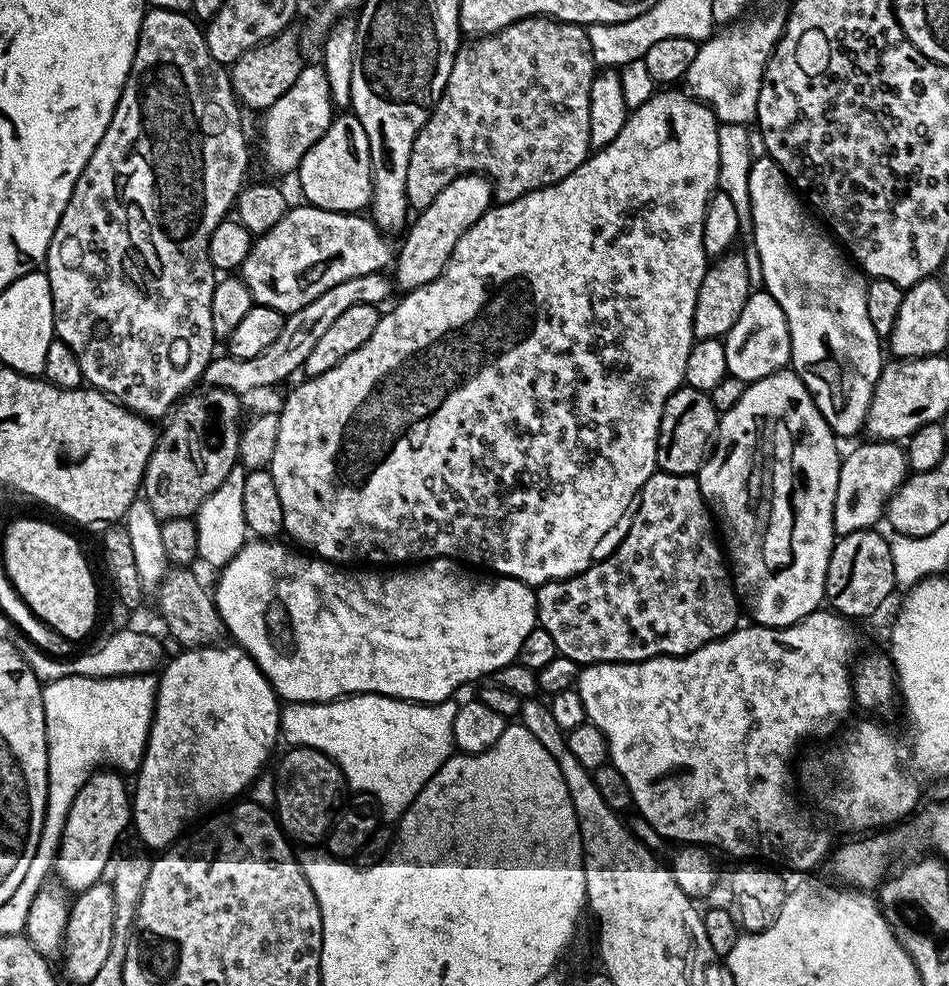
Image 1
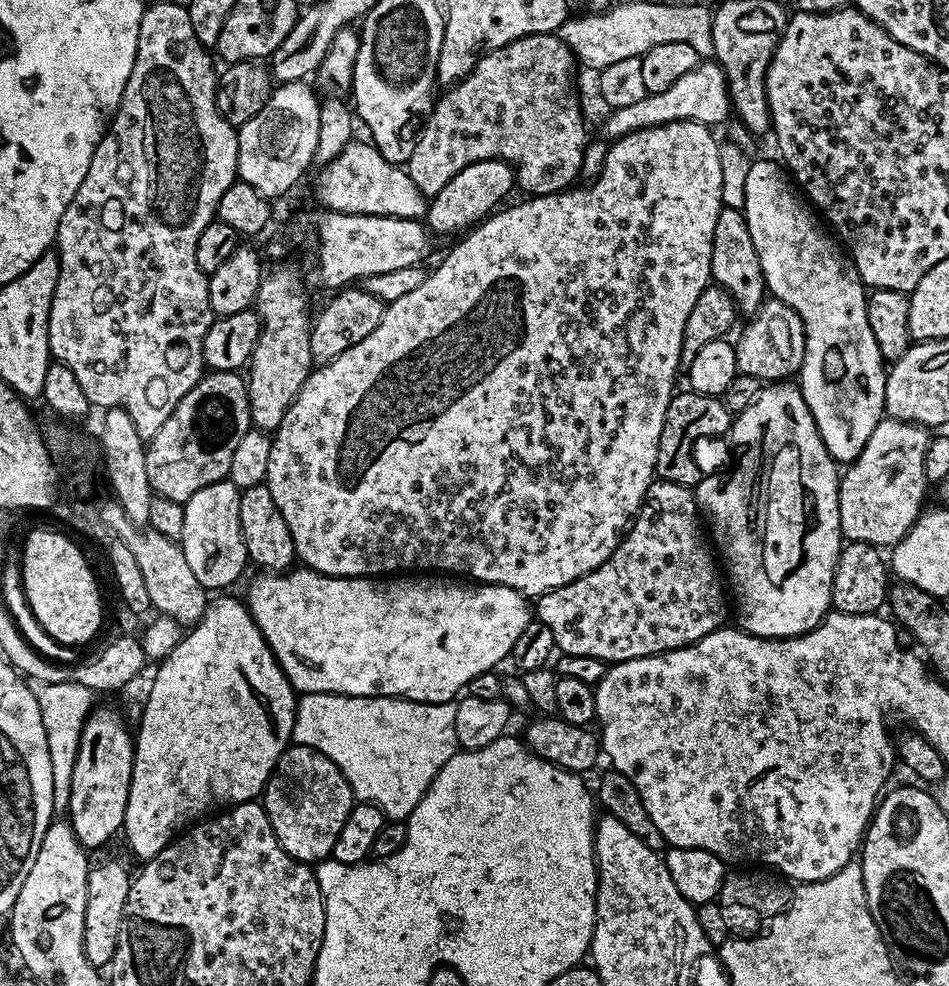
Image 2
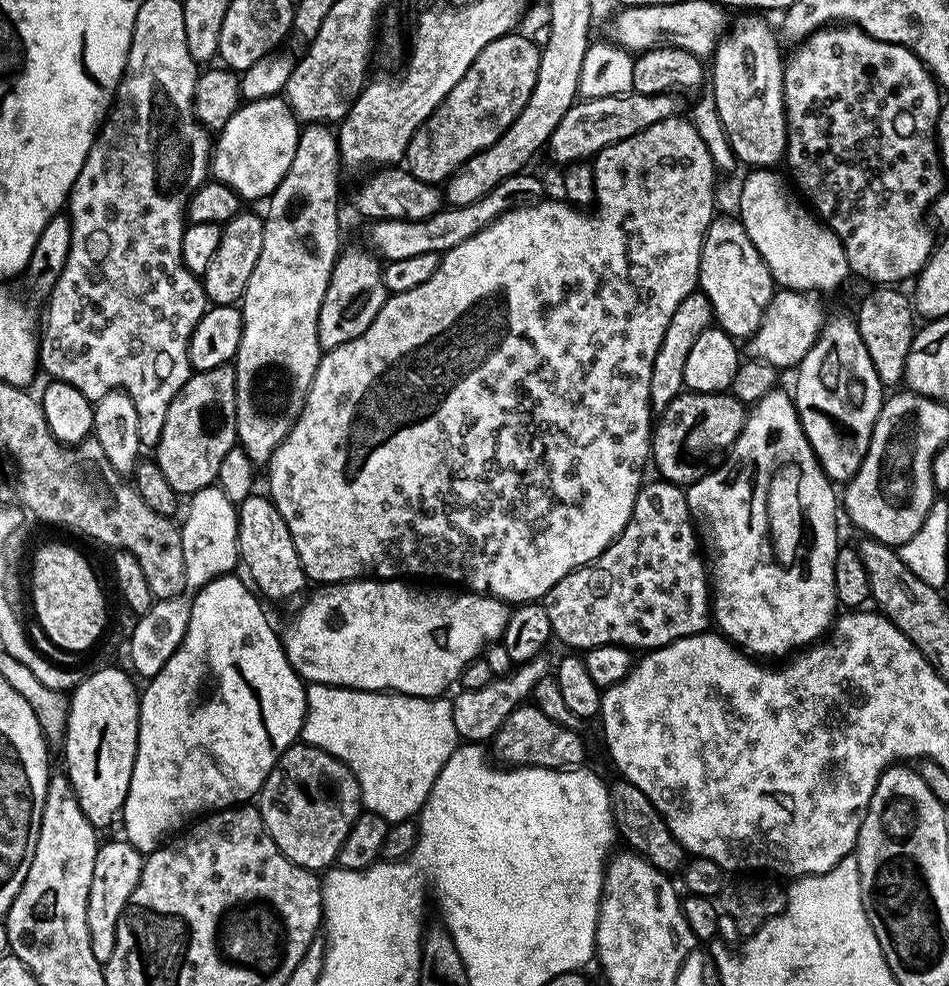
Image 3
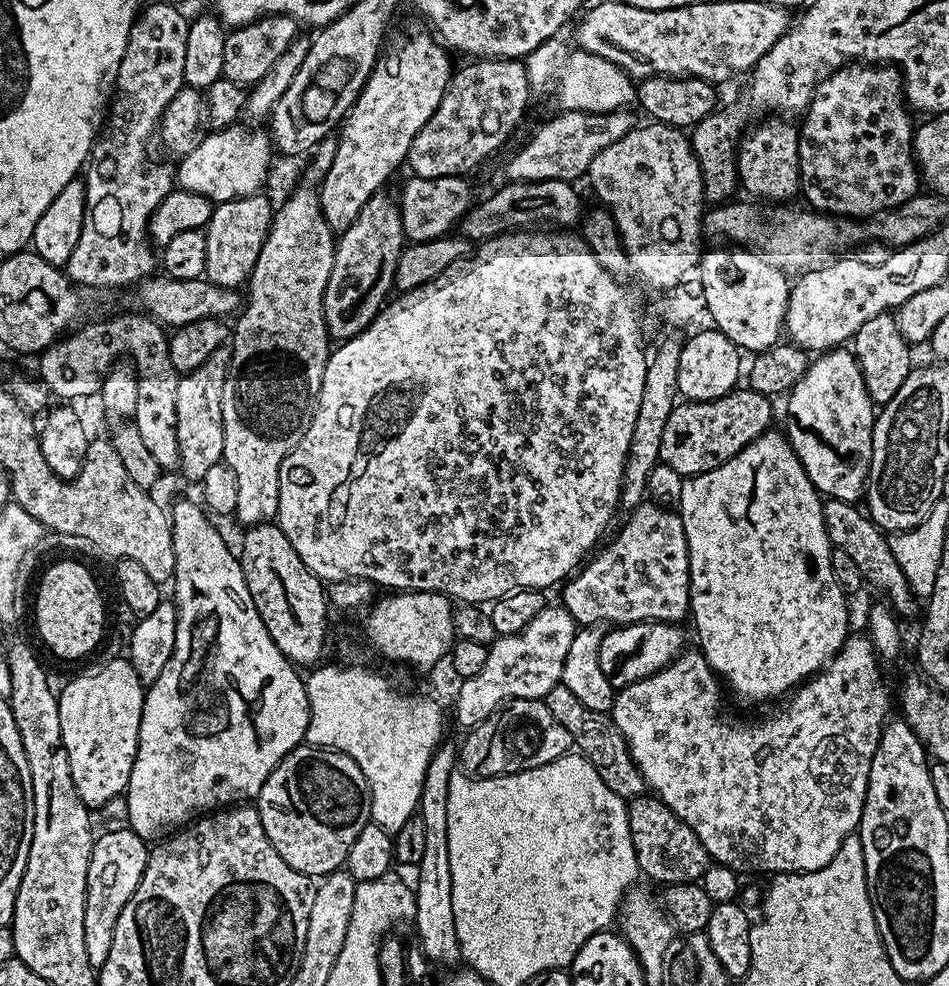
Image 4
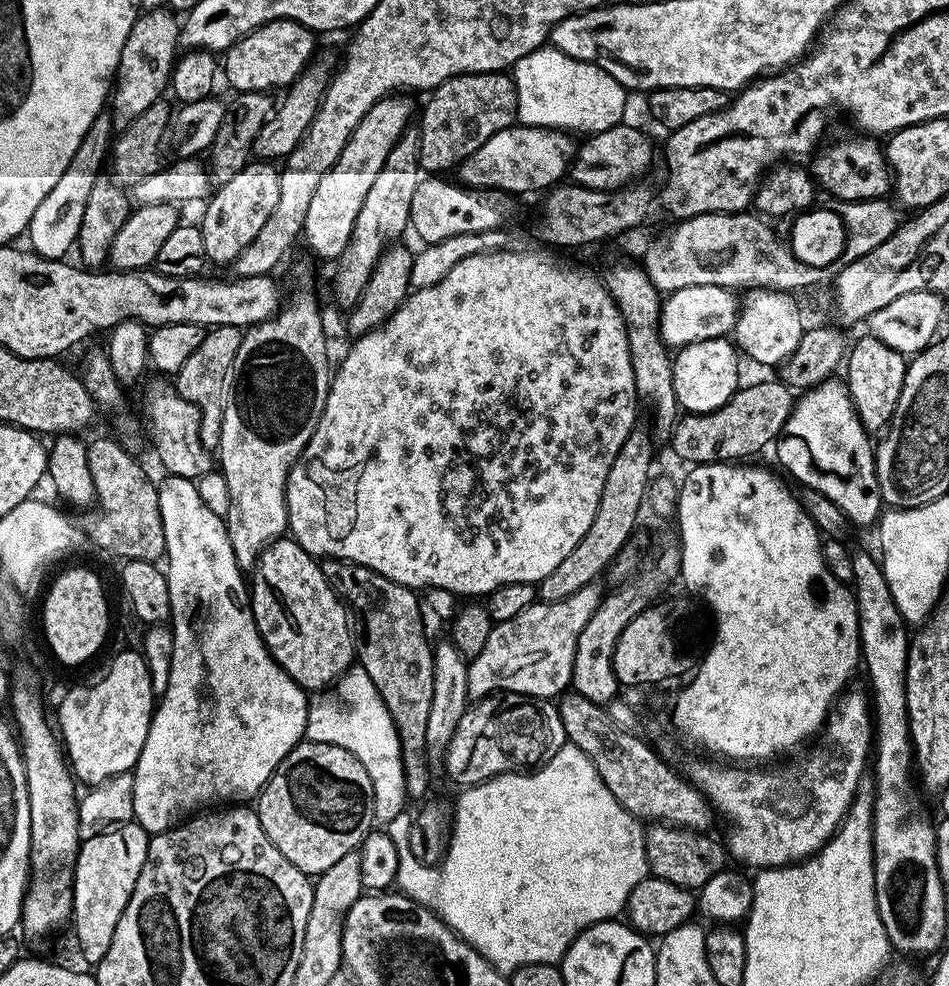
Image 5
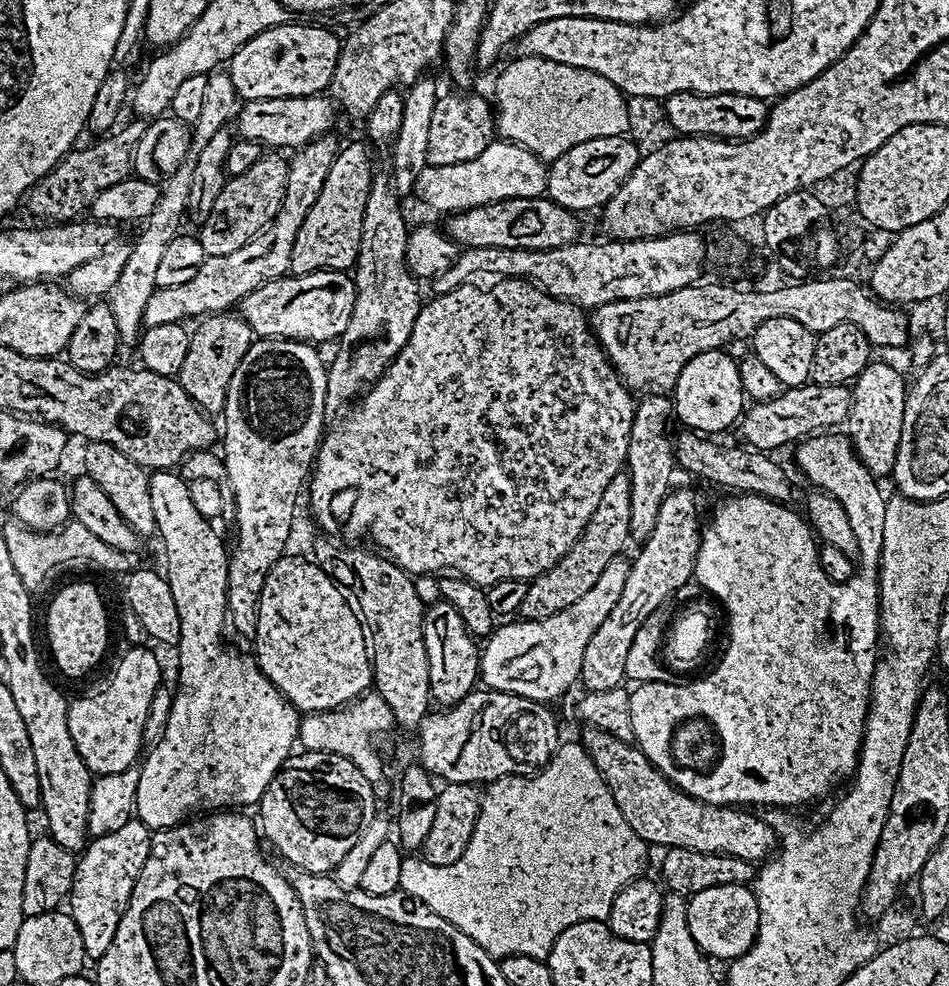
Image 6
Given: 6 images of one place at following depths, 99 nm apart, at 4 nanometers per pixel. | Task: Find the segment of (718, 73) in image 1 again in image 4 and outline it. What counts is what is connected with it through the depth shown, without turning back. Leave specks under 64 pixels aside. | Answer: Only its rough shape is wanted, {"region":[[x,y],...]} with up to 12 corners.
{"region":[[558,112],[510,158],[511,181],[576,181],[636,126]]}

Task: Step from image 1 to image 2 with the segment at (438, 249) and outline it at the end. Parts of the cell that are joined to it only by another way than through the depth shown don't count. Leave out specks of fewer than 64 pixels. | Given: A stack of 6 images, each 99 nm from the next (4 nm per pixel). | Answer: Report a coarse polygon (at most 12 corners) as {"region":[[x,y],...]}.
{"region":[[504,160],[474,162],[431,197],[438,236],[483,221],[511,188]]}

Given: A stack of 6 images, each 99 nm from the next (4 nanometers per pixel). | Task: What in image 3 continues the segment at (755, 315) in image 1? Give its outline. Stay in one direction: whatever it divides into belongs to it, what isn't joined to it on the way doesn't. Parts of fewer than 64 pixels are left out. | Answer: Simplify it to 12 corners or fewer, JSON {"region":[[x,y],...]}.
{"region":[[773,291],[747,355],[795,369],[826,315],[811,295]]}

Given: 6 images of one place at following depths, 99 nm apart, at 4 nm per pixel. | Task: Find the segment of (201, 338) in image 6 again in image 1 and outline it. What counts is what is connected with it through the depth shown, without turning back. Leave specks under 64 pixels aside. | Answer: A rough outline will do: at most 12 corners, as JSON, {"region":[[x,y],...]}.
{"region":[[241,397],[179,401],[144,471],[161,522],[195,517],[240,459]]}

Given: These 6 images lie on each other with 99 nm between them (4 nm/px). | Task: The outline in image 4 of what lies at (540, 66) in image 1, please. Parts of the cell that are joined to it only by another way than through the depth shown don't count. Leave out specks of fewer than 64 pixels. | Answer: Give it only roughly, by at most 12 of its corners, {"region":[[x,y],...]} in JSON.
{"region":[[519,59],[453,71],[406,161],[464,176],[528,108]]}

